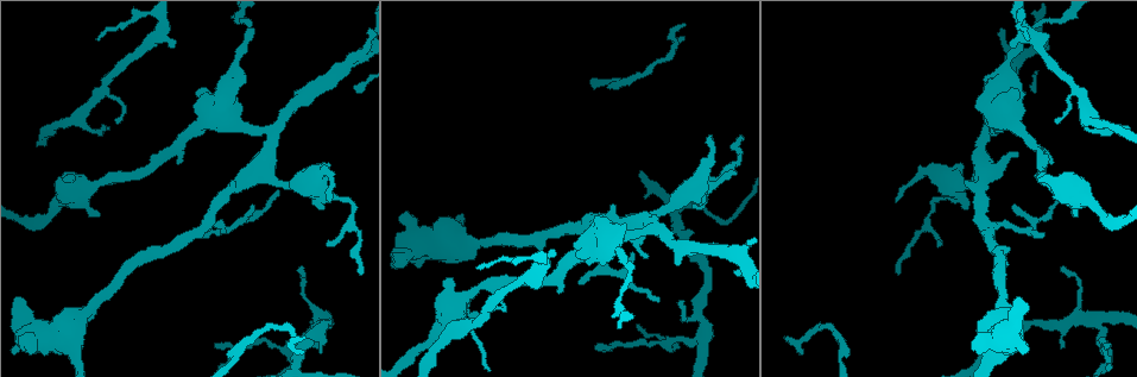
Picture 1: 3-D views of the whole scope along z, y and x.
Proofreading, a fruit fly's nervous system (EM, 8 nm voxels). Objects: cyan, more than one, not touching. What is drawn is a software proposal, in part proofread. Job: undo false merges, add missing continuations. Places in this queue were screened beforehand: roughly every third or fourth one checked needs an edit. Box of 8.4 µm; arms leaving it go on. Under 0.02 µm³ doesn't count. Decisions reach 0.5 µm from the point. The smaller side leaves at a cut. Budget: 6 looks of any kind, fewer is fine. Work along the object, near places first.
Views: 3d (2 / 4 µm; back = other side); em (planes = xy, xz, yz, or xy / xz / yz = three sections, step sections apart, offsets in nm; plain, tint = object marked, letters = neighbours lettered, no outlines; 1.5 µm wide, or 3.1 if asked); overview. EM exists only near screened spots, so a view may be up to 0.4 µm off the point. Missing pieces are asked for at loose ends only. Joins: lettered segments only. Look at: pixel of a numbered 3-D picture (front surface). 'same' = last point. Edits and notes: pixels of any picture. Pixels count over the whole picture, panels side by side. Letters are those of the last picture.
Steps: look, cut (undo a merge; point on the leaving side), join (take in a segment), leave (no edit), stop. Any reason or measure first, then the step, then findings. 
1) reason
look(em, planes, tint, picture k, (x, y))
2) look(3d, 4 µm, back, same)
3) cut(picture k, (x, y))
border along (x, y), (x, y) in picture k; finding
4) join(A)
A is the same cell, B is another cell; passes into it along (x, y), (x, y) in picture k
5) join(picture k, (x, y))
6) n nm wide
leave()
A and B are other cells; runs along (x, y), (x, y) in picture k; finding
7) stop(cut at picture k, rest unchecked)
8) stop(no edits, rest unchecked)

thick end
look(em, yz, step 8, letters, picture 1, (405, 211))

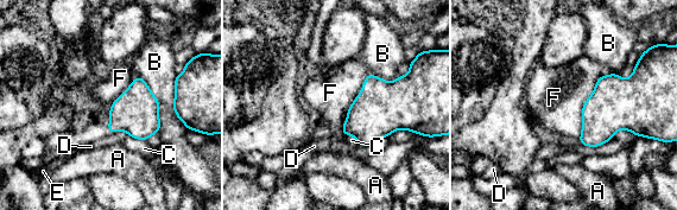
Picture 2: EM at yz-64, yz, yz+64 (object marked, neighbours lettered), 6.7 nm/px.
look(em, planes, letters, same)

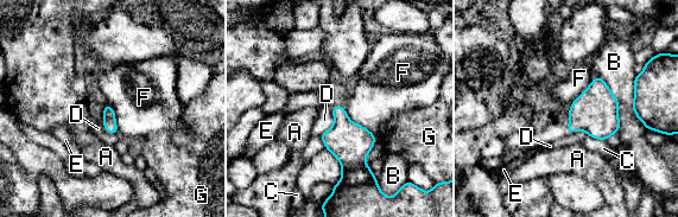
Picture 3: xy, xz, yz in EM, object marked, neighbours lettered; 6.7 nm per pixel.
leave()
A, B, C, D, E, F and G are other cells; border along (343, 107), (352, 121), (375, 136) in picture 3; no lettered segment goes on from it

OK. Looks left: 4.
an open end
look(em, planes, letters, picture 1, (98, 217))

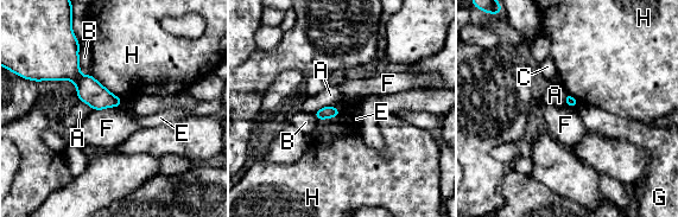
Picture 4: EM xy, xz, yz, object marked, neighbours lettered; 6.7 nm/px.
leave()
A, B, C, E, F, G and H are other cells; border along (122, 102), (115, 107), (94, 110) in picture 4; none of them fits

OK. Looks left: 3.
an open end
look(3d, 4 µm, picture 1, (965, 206))

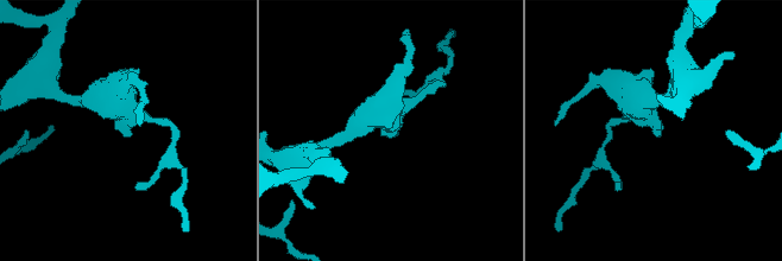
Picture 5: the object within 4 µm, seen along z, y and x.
look(em, 3.1 µm, planes, letters, picture 5, (660, 133))

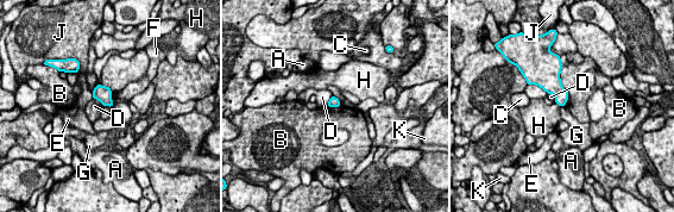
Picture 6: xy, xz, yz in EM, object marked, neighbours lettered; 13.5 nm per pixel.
leave()
A, B, C, D, E, F, G, H, J and K are other cells; border along (561, 66), (565, 105) in picture 6; no lettered segment goes on from it

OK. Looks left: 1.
stop(no edits, rest unchecked)

